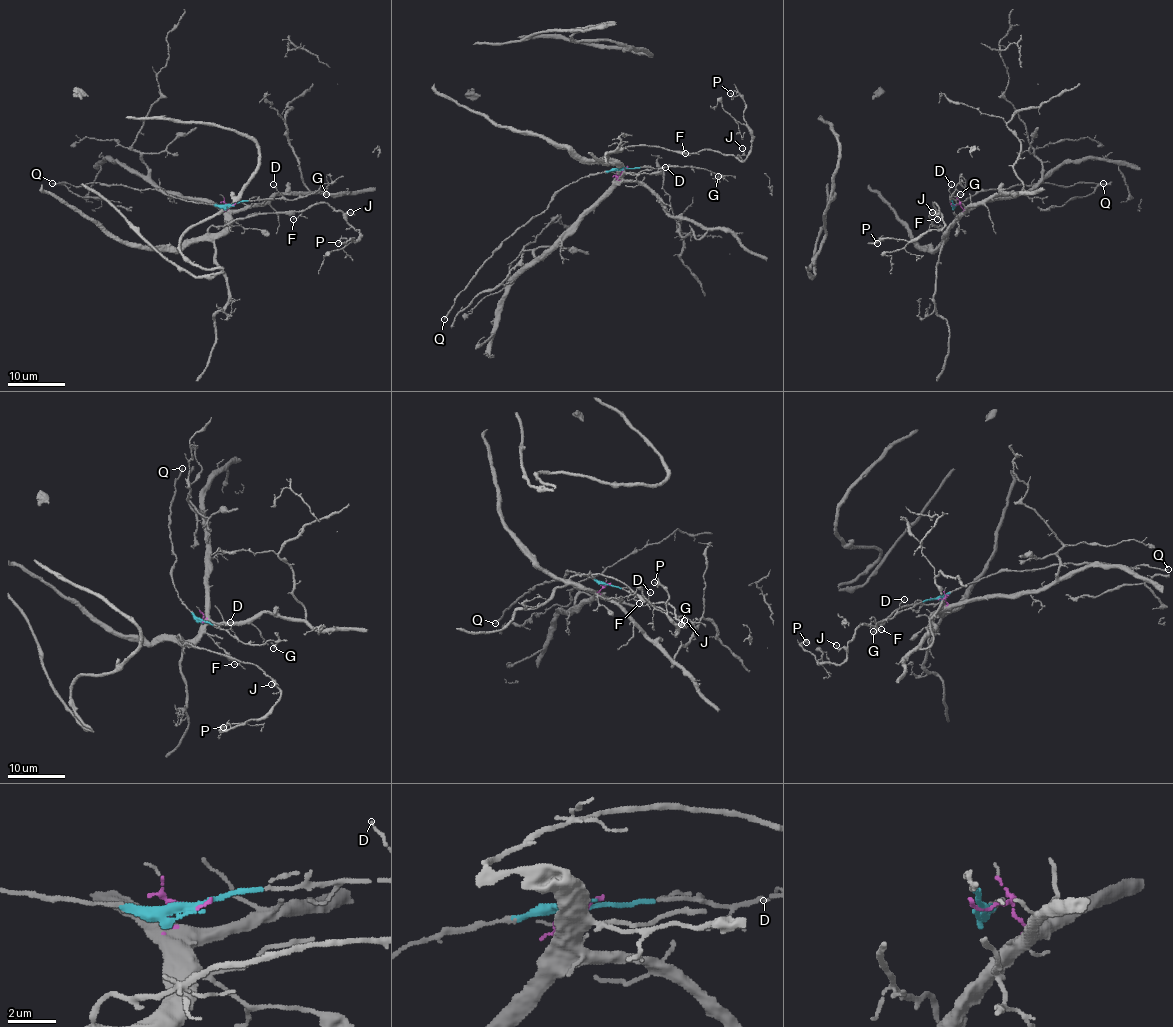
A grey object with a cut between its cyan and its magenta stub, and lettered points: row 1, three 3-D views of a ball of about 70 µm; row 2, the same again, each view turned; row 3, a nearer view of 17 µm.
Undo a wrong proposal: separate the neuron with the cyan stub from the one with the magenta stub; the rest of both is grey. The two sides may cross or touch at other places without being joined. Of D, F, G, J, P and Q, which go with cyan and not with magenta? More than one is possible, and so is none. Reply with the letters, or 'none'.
D, G, Q

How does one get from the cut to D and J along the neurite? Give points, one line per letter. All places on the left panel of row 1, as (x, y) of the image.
D: (231, 205), (280, 198), (282, 195), (273, 185)
J: (231, 205), (227, 203), (224, 228), (208, 232), (236, 219), (313, 205), (351, 212)

